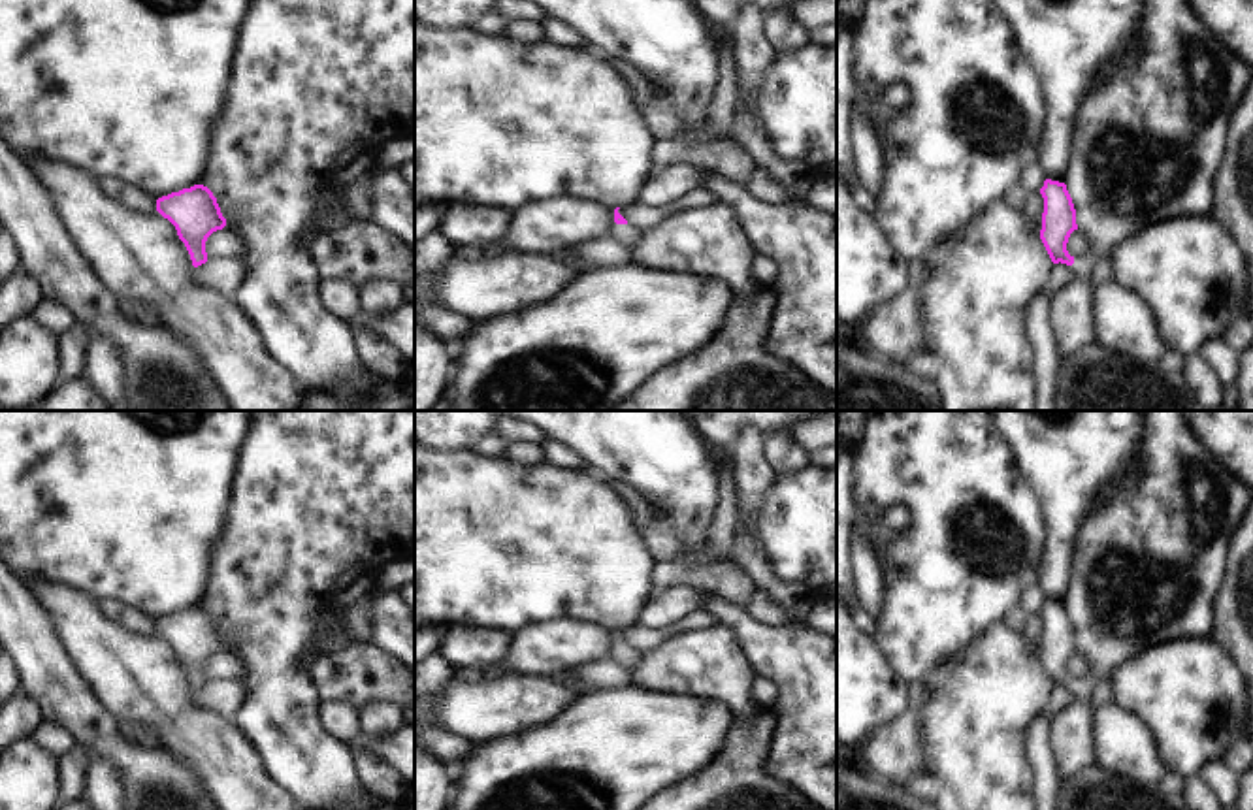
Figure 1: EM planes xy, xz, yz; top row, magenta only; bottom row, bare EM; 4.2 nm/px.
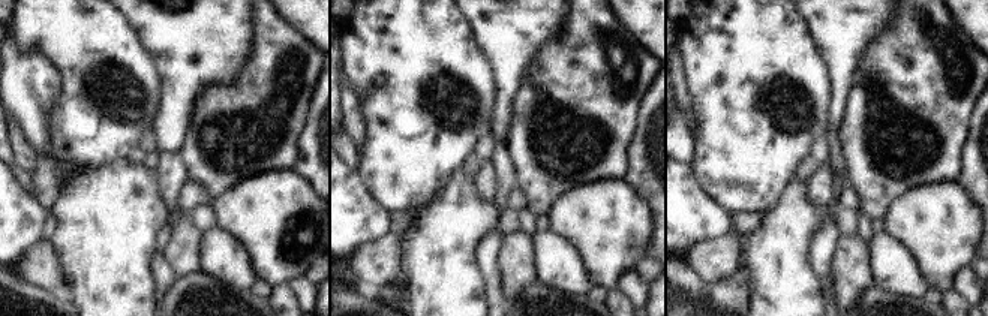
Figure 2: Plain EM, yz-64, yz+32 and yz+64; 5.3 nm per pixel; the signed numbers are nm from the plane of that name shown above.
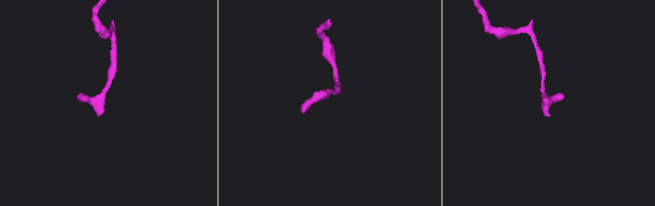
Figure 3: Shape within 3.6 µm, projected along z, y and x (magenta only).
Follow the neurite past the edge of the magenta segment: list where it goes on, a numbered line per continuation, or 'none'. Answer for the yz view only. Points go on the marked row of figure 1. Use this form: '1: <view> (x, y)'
1: yz (1082, 268)

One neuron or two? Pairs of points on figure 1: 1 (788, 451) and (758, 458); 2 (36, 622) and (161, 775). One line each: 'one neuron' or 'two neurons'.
1: two neurons
2: one neuron

